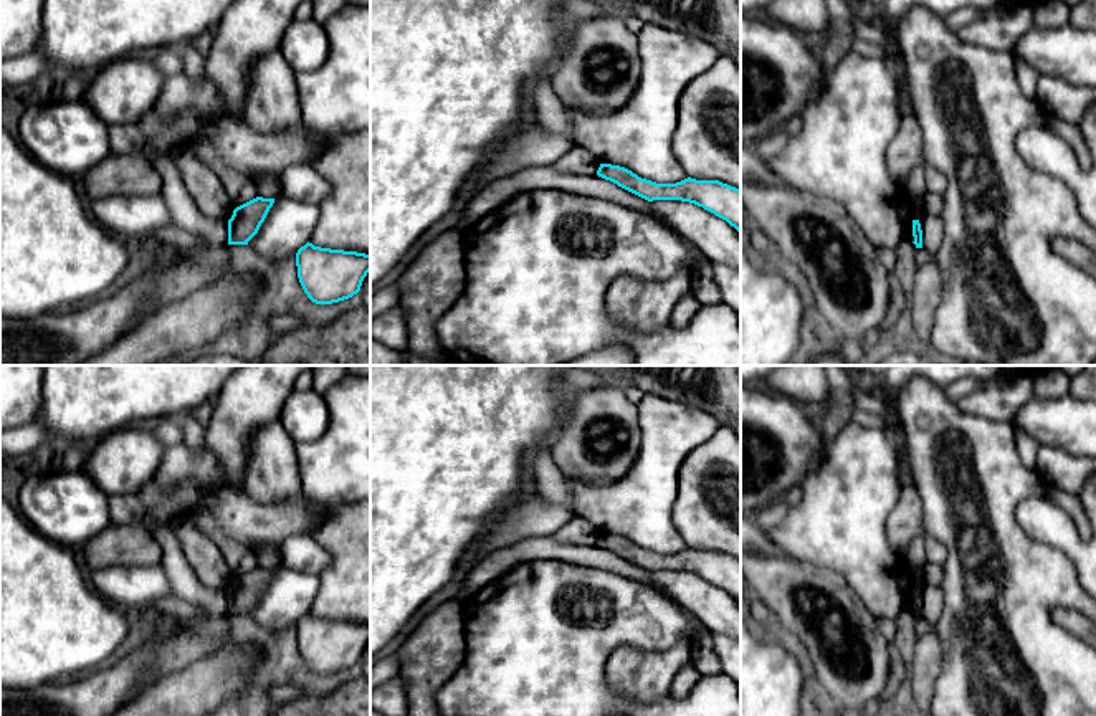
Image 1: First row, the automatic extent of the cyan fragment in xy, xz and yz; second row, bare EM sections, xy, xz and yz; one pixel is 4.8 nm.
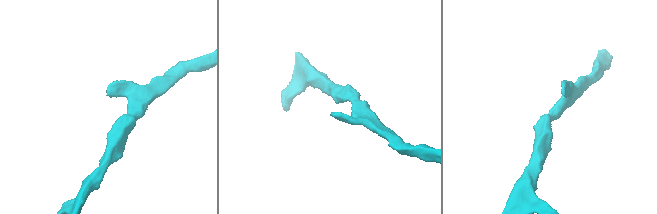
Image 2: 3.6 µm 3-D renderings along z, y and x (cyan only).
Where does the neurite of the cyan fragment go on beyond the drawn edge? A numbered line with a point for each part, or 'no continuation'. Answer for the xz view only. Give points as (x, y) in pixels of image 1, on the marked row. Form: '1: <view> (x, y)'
no continuation

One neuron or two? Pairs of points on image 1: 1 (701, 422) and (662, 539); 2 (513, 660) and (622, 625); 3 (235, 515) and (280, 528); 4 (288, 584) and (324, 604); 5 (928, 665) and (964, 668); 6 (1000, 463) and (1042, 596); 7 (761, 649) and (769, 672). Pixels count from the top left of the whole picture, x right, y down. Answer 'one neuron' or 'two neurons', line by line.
1: one neuron
2: one neuron
3: one neuron
4: two neurons
5: two neurons
6: one neuron
7: one neuron

